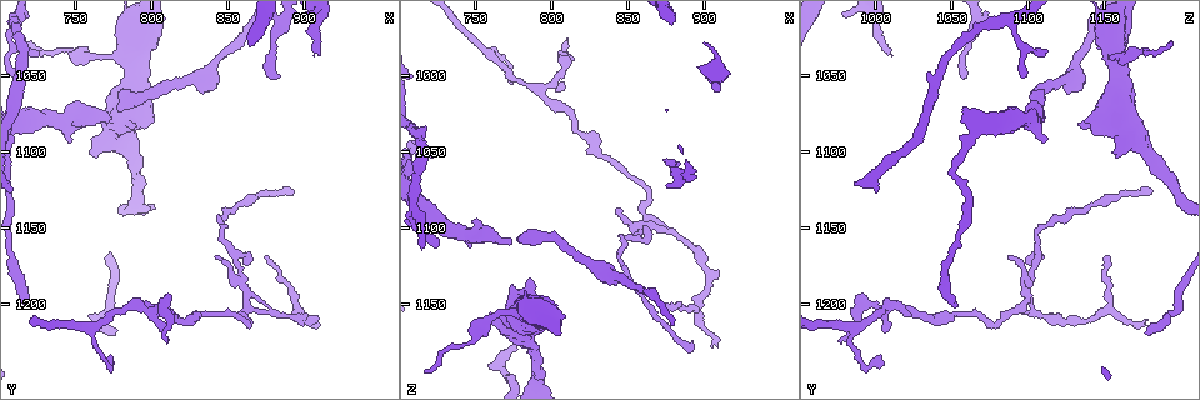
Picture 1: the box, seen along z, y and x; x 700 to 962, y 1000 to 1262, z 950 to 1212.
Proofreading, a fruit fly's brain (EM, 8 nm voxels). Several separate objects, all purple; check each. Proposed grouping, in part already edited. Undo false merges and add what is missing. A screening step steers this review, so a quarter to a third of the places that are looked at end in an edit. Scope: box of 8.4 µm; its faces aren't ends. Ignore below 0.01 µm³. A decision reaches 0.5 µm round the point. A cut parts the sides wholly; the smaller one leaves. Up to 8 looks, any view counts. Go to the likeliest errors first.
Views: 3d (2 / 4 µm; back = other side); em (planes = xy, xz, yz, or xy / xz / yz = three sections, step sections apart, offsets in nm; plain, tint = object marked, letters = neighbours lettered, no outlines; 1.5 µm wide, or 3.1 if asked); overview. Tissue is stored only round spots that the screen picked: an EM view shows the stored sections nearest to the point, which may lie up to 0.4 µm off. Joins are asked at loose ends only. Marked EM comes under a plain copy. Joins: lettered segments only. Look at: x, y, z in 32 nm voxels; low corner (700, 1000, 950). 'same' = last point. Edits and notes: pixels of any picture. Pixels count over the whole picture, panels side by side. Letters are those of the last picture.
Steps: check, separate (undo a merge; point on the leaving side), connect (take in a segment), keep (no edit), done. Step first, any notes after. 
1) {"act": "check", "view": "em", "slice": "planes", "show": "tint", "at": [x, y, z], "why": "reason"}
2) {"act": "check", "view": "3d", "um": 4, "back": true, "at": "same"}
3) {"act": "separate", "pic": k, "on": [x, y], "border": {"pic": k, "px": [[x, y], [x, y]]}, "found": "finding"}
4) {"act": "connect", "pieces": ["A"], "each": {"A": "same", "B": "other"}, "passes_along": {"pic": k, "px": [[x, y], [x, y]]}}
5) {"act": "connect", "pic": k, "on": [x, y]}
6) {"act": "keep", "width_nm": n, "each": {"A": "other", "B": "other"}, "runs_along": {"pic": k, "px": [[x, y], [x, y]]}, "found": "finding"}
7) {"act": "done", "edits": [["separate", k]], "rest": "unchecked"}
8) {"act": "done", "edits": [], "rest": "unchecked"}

{"act": "check", "view": "3d", "um": 4, "back": true, "at": [778, 1072, 1110], "why": "branch stops here"}

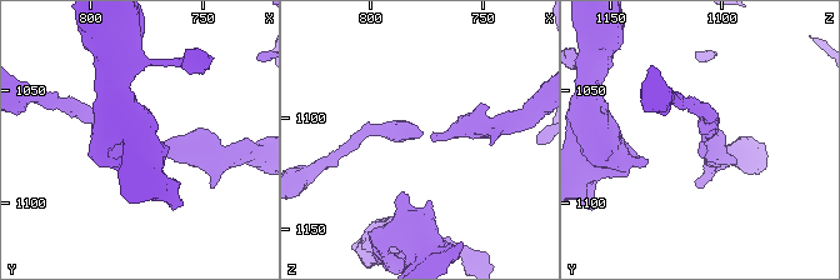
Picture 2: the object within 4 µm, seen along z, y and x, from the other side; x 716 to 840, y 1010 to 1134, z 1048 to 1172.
{"act": "check", "view": "em", "slice": "planes", "show": "letters", "at": [780, 1072, 1111], "why": "now the EM"}

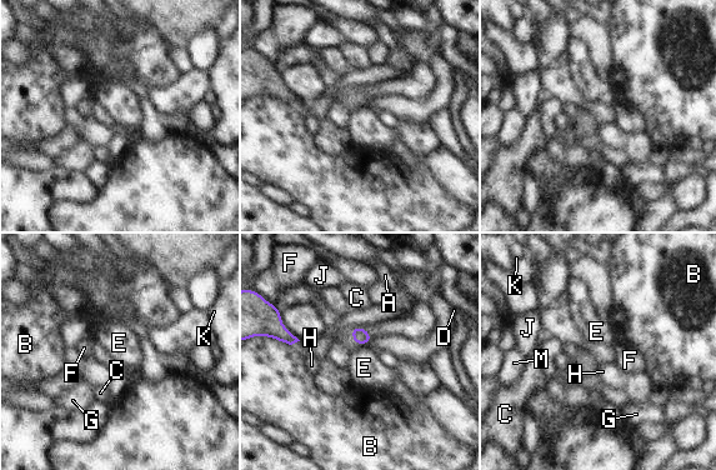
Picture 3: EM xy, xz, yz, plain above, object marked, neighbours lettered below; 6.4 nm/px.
{"act": "keep", "each": {"A": "other", "B": "other", "C": "other", "D": "other", "E": "other", "F": "other", "G": "other", "H": "other", "J": "other", "K": "other", "M": "other"}, "border": {"pic": 3, "px": [[356, 344], [364, 345]]}, "found": "none of them fits"}

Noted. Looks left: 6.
{"act": "check", "view": "3d", "um": 2, "at": [906, 1034, 1008], "why": "free end"}

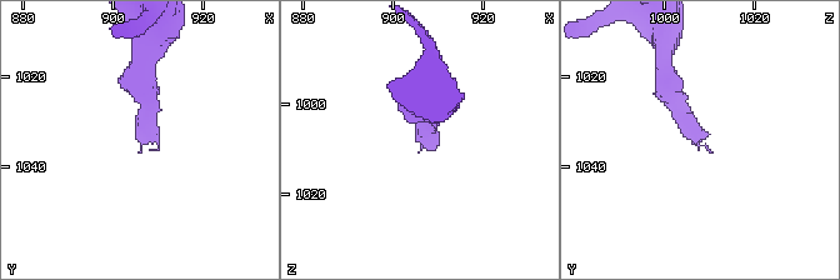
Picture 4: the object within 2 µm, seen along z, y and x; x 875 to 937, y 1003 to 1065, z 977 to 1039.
{"act": "check", "view": "em", "slice": "planes", "show": "letters", "at": [906, 1035, 1009]}

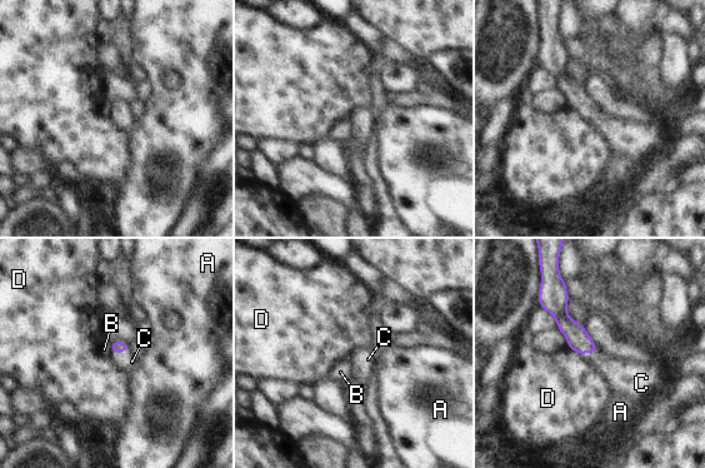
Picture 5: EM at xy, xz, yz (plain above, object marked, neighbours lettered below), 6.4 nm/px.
{"act": "connect", "pieces": ["C"], "longest_contact_nm": ["C", 130], "each": {"A": "other", "B": "other", "C": "same", "D": "other"}, "passes_along": {"pic": 5, "px": [[115, 347], [119, 352], [123, 361]]}, "found": "it goes on there"}

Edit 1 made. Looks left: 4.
{"act": "check", "view": "3d", "um": 4, "at": [810, 1224, 976], "why": "branch stops here"}

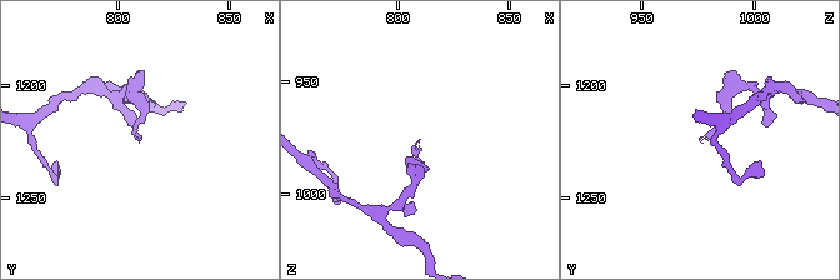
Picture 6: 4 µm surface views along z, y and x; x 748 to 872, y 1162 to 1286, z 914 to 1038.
{"act": "check", "view": "em", "slice": "planes", "show": "letters", "at": [809, 1223, 975]}

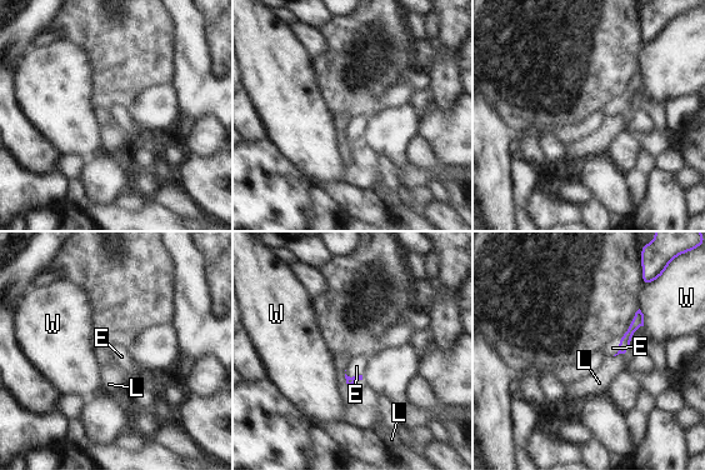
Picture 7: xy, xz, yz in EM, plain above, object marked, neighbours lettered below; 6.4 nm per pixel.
{"act": "connect", "pieces": ["E"], "each": {"E": "same", "L": "other", "W": "other"}, "passes_along": {"pic": 7, "px": [[349, 380], [353, 376], [356, 366]]}, "found": "it goes on there"}

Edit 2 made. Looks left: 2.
{"act": "done", "edits": [["connect", 5], ["connect", 7]], "rest": "unchecked"}

